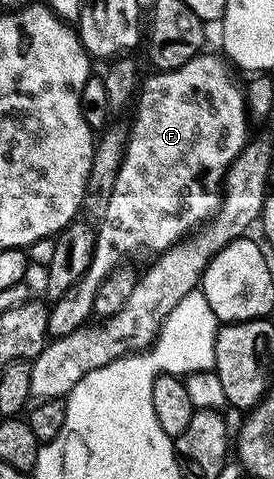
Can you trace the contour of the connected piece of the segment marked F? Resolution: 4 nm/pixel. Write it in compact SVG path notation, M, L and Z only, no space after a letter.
M204 51L181 67L152 72L152 77L142 82L133 105L135 118L129 121L127 150L123 153L123 162L111 193L105 198L107 210L103 213L103 222L97 225L89 271L50 306L47 314L48 338L67 336L88 324L101 283L126 262L123 260L130 253L143 248L152 249L153 254L159 255L199 229L218 212L227 169L249 140L249 114L244 90L235 82L231 74L232 66L222 56L219 57Z

